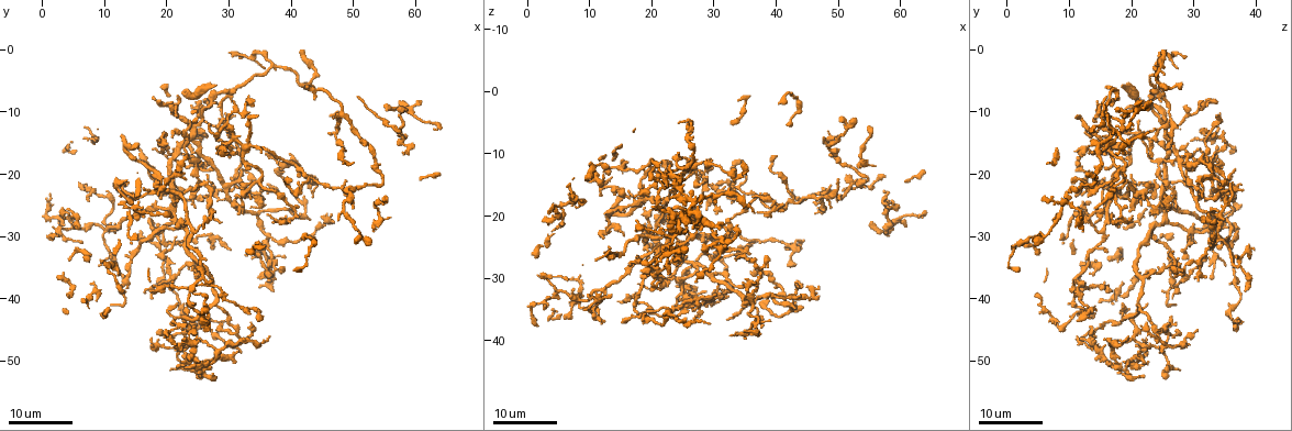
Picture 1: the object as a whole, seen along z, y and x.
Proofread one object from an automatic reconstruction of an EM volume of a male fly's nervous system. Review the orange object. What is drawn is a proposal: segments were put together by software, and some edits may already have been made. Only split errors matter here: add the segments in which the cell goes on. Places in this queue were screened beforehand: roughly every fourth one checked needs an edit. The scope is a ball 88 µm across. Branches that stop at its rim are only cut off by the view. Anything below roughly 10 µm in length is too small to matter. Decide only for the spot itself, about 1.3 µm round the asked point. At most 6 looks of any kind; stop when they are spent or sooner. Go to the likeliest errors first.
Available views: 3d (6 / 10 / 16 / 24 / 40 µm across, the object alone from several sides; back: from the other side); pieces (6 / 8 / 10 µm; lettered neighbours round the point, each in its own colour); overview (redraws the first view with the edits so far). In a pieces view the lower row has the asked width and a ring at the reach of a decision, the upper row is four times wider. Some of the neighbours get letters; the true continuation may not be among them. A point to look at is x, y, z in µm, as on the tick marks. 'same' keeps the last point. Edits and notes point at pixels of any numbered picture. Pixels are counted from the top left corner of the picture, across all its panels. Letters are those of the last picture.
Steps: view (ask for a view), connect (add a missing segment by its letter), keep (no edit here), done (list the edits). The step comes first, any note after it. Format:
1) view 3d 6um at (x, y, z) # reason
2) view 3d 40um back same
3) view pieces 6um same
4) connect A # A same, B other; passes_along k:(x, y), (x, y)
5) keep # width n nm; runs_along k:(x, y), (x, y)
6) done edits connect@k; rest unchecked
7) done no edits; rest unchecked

view 3d 24um at (35.5, 16.5, 13.5) # thin end

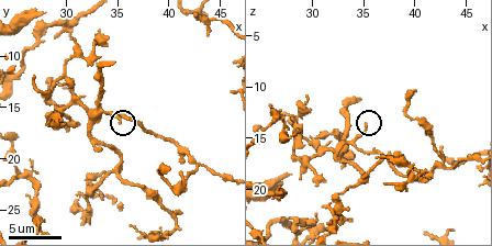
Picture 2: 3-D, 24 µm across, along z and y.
view pieces 10um at (35.2, 16.6, 13.4)

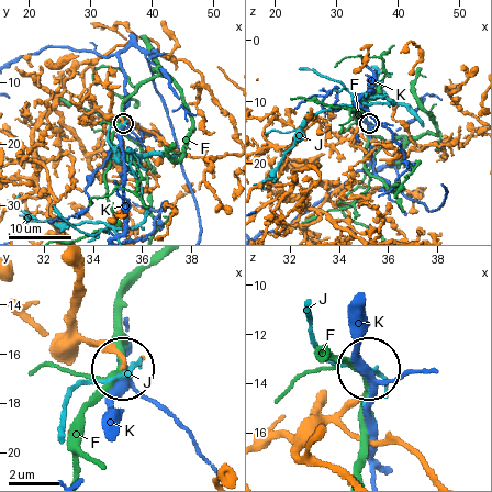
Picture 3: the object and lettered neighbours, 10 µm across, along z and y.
keep # F other, J other, K other; runs_along 3:(75, 347), (100, 344), (120, 367); no lettered segment goes on from it

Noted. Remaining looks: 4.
view 3d 24um at (35.5, 16.5, 28.5) # branch stops here

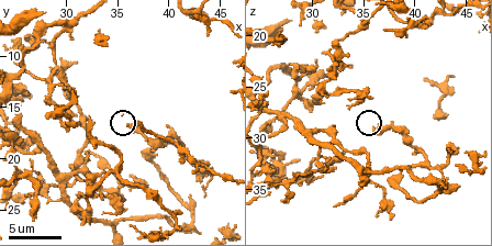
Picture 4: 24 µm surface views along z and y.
view pieces 8um at (36.0, 16.6, 28.8) # see the neighbours

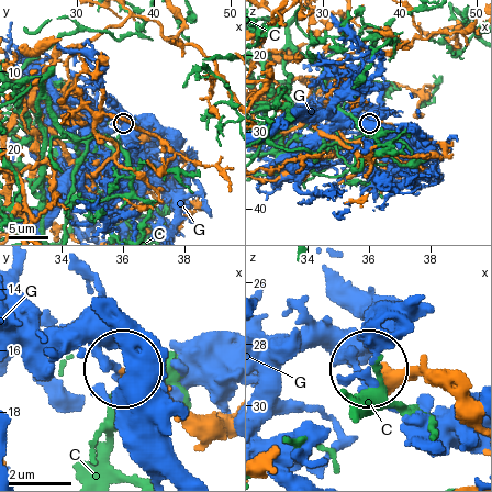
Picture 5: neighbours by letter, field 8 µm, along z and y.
keep # C other, G other; none of them fits

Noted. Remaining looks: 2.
view 3d 16um at (50.5, 22.5, 17.5) # thin end

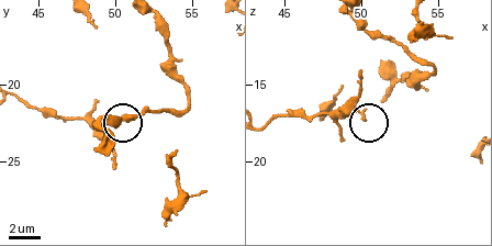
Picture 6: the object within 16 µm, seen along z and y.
view pieces 6um same

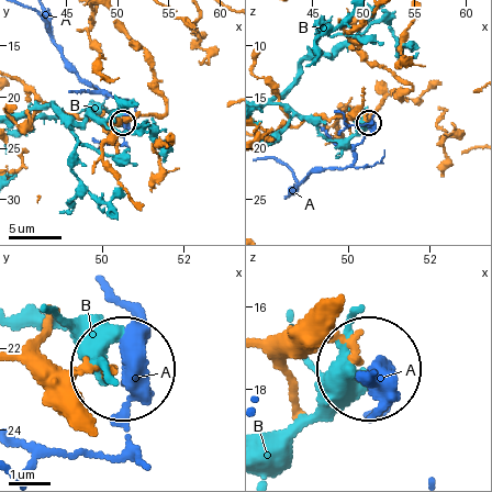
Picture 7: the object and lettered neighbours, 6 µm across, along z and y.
keep # width 190 nm; A other, B other; runs_along 7:(25, 354), (67, 371), (116, 365); no lettered segment goes on from it

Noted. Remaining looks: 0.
done no edits; rest unchecked

